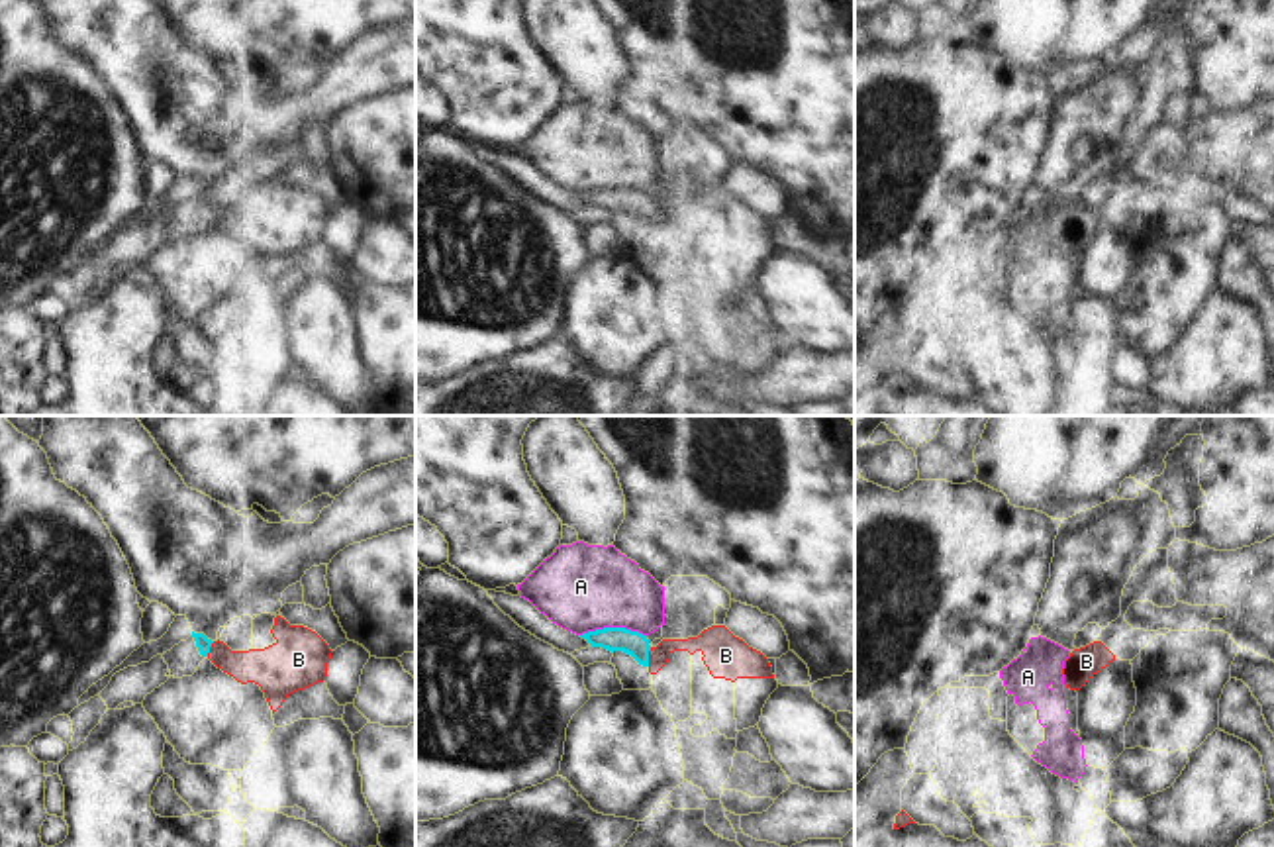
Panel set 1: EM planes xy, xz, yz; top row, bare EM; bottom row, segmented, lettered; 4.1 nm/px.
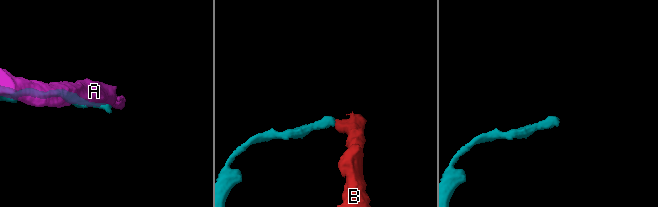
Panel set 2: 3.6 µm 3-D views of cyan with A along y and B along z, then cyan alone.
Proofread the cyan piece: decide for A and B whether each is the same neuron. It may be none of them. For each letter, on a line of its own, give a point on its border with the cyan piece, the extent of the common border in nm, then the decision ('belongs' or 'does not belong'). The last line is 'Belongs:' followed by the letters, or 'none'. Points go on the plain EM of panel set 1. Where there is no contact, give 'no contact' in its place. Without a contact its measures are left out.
A: meets cyan in xz at (612, 189); contact 280 nm long; does not belong
B: meets cyan in xz at (647, 218); contact 80 nm long; does not belong
Belongs: none

